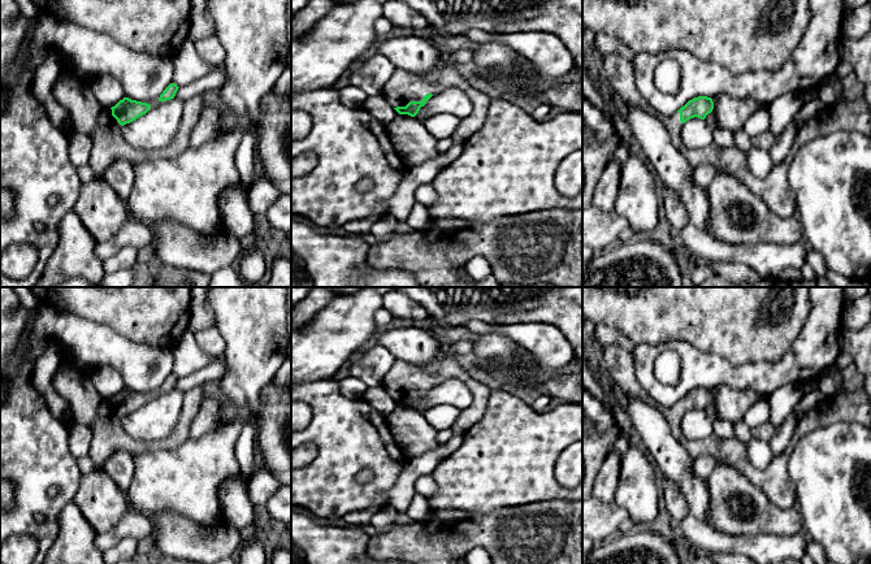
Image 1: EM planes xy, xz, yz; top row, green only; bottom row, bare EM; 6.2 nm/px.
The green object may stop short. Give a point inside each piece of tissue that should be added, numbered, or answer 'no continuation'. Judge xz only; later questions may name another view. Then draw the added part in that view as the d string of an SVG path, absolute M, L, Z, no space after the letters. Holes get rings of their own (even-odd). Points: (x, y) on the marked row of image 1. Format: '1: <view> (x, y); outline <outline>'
1: xz (403, 86); outline M448 57L425 77L395 69L384 86L382 96L393 108L396 108L406 107L410 101L421 101L426 94L434 95L452 87L464 91L471 100L471 114L460 118L458 127L450 136L454 144L464 144L484 126L491 99L482 90L473 88L459 74Z

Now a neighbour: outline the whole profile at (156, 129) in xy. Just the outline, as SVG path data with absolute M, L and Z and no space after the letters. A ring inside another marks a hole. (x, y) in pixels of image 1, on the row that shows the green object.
M177 99L159 101L135 121L122 126L122 138L139 149L160 149L174 139L183 103Z

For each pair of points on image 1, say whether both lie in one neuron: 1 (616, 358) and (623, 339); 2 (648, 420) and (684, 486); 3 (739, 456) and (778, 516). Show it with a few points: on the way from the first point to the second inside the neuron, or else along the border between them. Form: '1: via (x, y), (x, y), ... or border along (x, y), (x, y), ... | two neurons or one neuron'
1: border along (602, 347), (620, 345), (631, 352) | two neurons
2: via (657, 437), (668, 452), (676, 469) | one neuron
3: border along (736, 469), (752, 481), (772, 503), (784, 507) | two neurons

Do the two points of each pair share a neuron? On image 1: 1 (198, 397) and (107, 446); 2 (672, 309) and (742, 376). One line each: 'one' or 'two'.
1: one
2: two

